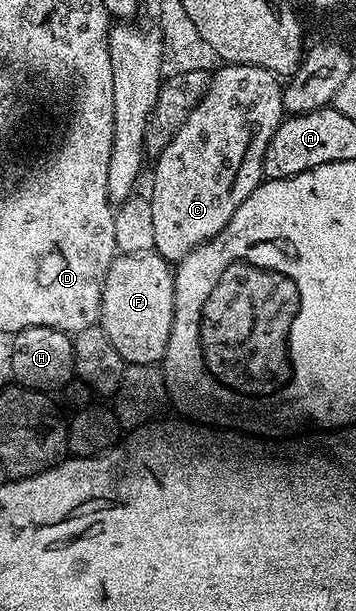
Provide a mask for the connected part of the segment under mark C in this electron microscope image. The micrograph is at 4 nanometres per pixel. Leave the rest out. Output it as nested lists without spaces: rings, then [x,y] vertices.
[[[226,63],[221,68],[215,77],[209,78],[206,93],[153,162],[154,178],[151,179],[148,190],[156,234],[153,252],[171,263],[181,261],[197,245],[212,240],[225,227],[228,219],[232,219],[236,207],[240,207],[240,203],[244,203],[244,199],[248,199],[248,195],[252,195],[252,191],[256,191],[256,187],[262,184],[262,164],[268,143],[284,119],[284,85],[279,74],[255,65]]]

